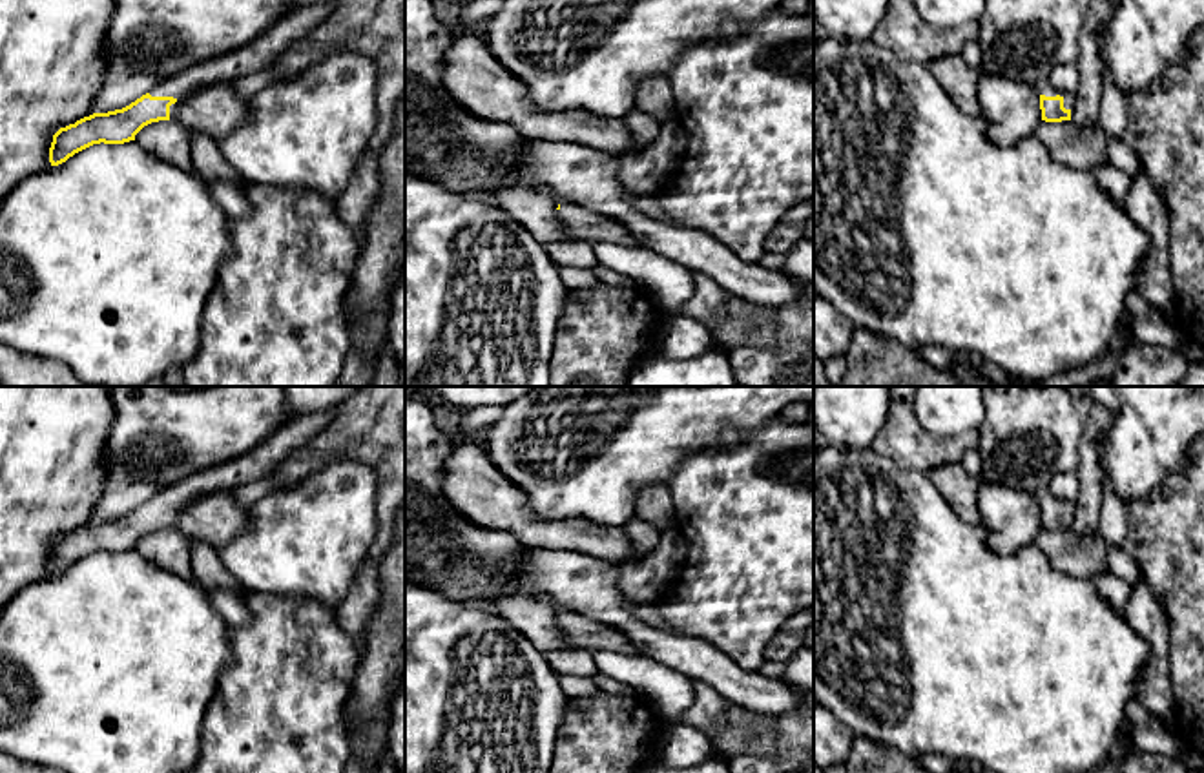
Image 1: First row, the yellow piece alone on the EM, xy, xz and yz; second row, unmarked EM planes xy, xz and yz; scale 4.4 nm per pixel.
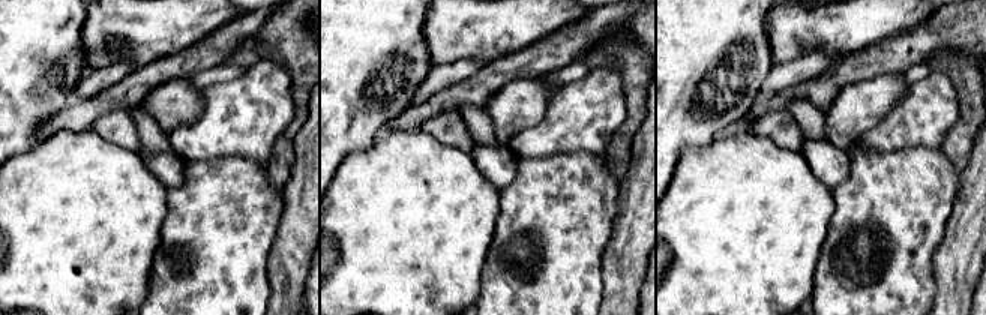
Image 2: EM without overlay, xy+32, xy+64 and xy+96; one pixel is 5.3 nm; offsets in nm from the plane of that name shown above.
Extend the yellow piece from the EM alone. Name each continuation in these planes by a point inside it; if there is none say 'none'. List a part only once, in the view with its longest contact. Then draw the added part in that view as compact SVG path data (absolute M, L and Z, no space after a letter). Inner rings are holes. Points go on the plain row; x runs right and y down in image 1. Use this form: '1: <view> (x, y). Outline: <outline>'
1: xy (269, 456). Outline: M332 408L290 417L250 452L161 489L150 503L173 505L177 510L170 514L170 527L175 527L192 500L228 492L237 485L274 476L294 452L323 432L332 419Z

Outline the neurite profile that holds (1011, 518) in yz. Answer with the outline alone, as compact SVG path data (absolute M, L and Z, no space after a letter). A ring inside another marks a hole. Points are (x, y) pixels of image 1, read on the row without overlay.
M981 483L976 492L981 527L992 551L1009 554L1036 540L1042 531L1038 496L998 483Z

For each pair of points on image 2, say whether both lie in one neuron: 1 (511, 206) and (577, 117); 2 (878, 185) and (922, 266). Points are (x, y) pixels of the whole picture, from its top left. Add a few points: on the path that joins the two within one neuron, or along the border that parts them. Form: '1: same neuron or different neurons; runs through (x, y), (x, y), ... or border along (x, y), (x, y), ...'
1: different neurons; border along (583, 150), (518, 158)
2: same neuron; runs through (890, 204), (890, 224), (913, 246)

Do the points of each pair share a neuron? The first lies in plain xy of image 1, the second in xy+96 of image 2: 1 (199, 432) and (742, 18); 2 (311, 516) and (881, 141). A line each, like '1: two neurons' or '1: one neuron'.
1: two neurons
2: one neuron

